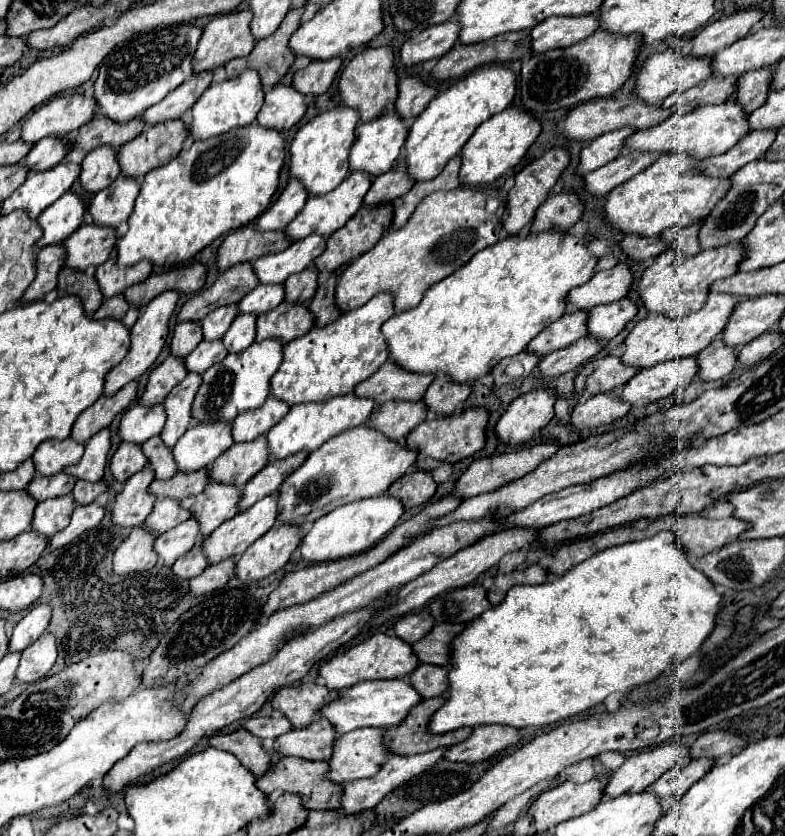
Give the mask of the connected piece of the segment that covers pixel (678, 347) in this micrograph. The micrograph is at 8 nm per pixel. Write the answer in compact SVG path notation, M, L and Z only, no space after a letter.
M710 293L708 301L700 311L688 313L680 319L670 319L666 315L652 313L646 319L638 321L630 331L630 335L626 337L626 353L622 355L622 361L626 365L652 367L668 359L698 355L724 331L724 325L728 323L736 305L738 305L738 297L730 297L730 293Z

